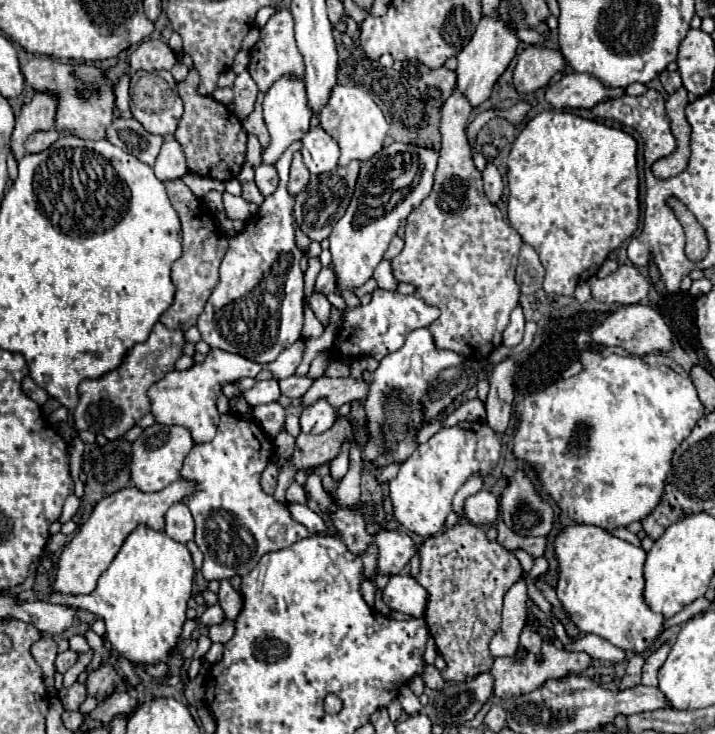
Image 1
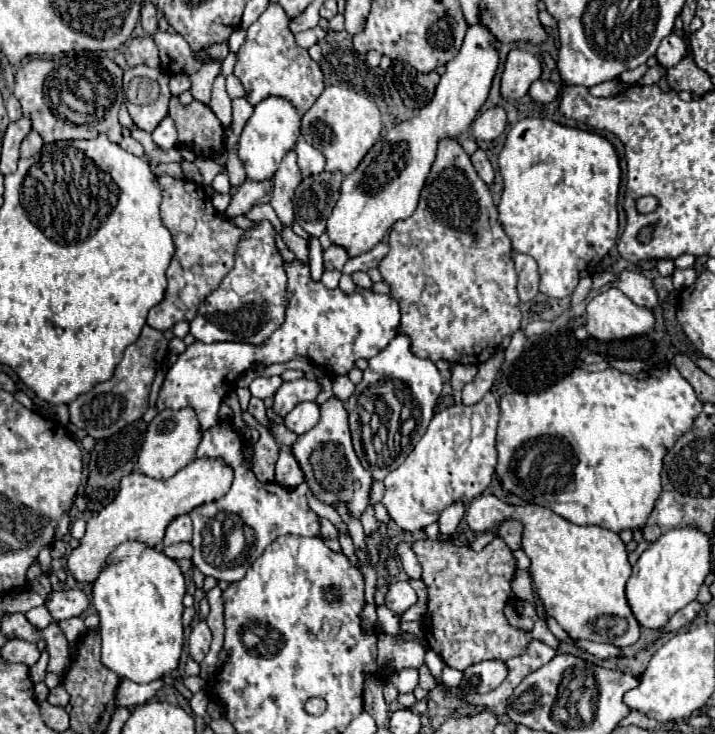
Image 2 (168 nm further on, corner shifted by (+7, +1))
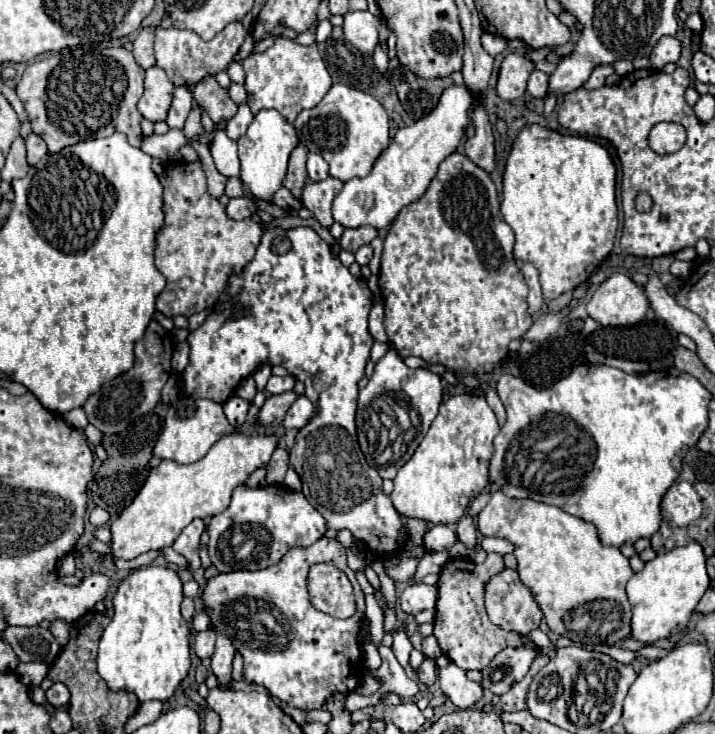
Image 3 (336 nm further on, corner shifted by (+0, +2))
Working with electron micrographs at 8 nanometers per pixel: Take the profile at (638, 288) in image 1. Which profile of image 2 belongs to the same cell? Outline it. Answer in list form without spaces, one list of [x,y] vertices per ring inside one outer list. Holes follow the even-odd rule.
[[[623,271],[619,275],[619,281],[611,283],[611,285],[619,287],[639,307],[645,307],[649,311],[655,311],[659,307],[657,289],[655,289],[653,281],[647,279],[645,275],[641,275],[639,271]]]

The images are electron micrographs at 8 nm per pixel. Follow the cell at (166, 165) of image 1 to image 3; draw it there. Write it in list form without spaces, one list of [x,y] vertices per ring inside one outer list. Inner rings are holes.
[[[188,86],[176,88],[174,90],[174,102],[172,102],[172,106],[168,110],[168,118],[166,118],[168,128],[170,130],[174,130],[174,128],[182,130],[190,110],[192,110],[192,90]]]

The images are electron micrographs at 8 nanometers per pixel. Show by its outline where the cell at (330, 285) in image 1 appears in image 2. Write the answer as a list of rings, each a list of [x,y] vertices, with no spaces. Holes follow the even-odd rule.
[[[331,245],[325,253],[325,269],[343,269],[345,261],[349,259],[349,253],[345,247],[339,247],[339,245]]]

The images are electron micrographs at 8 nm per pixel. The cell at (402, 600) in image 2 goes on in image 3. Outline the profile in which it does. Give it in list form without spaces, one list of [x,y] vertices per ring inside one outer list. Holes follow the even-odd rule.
[[[410,584],[410,586],[406,586],[404,592],[400,594],[398,602],[400,602],[400,608],[402,608],[406,614],[416,614],[416,612],[420,612],[420,610],[434,608],[434,606],[436,606],[436,598],[438,598],[436,586]]]

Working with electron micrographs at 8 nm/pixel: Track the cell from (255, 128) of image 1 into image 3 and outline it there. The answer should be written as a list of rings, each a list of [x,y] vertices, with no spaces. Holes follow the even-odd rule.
[[[230,84],[228,94],[230,94],[230,98],[232,98],[236,104],[246,104],[246,100],[248,100],[248,94],[246,94],[246,90],[244,90],[242,84]]]

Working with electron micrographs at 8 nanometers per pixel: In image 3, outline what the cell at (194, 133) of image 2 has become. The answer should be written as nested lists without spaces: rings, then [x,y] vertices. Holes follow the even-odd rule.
[[[206,76],[204,80],[200,80],[192,88],[192,94],[194,100],[208,112],[214,124],[220,124],[222,120],[230,120],[238,110],[238,106],[230,100],[228,92],[218,86],[214,76]]]

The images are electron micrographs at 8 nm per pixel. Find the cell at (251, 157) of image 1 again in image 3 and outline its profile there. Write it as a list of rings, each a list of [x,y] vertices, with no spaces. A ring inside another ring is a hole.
[[[236,176],[236,178],[228,178],[228,184],[226,184],[226,196],[228,198],[236,198],[236,196],[242,196],[244,194],[244,182]]]

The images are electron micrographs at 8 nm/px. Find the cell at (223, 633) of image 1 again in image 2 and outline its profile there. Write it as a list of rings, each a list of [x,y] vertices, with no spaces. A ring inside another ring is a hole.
[[[199,621],[193,625],[193,631],[189,635],[189,655],[201,663],[203,657],[207,655],[209,651],[209,645],[211,645],[211,631],[207,627],[205,621]]]

